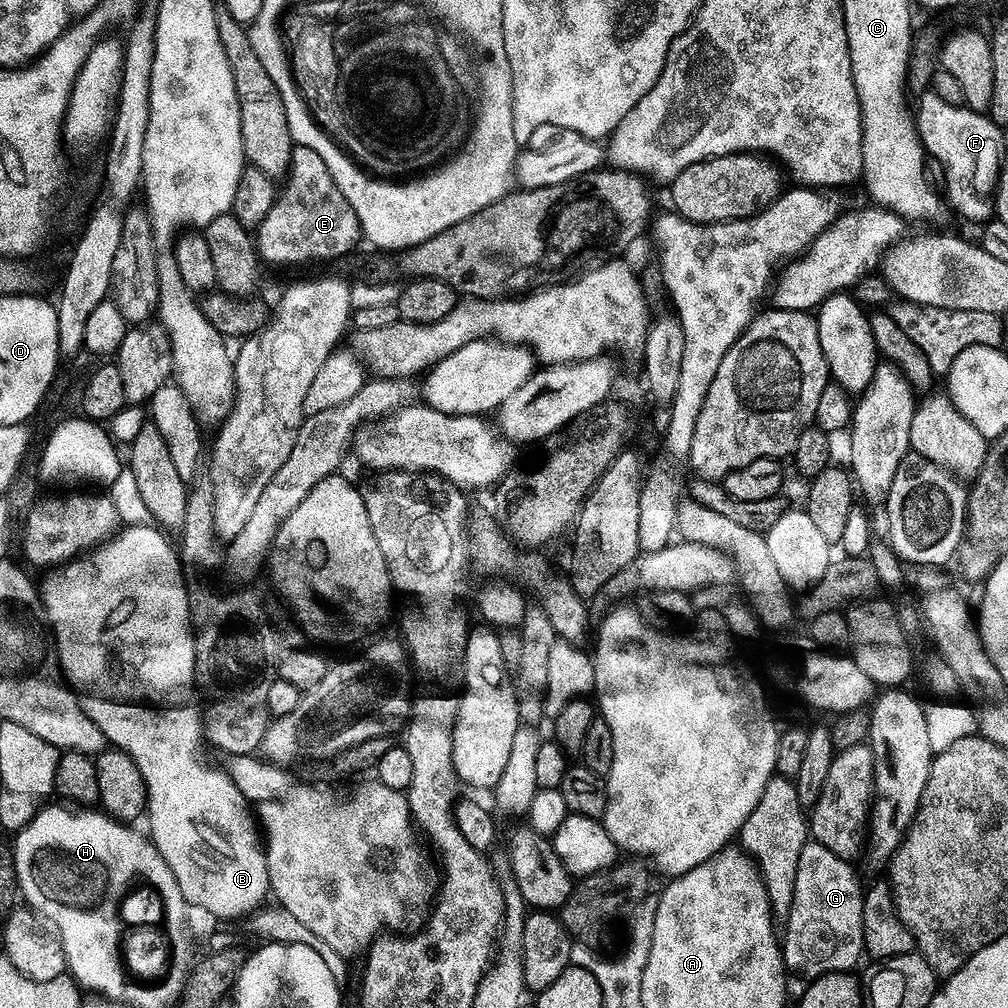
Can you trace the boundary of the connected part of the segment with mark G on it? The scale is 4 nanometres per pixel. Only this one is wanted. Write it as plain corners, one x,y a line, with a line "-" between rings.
809,839
802,846
802,854
798,854
798,874
794,878
794,898
786,917
788,925
782,928
784,967
789,973
797,972
800,976
815,978
831,972
852,972
860,956
865,955
862,938
864,888
855,870
848,864
851,863
845,857
826,850
826,846
817,840

